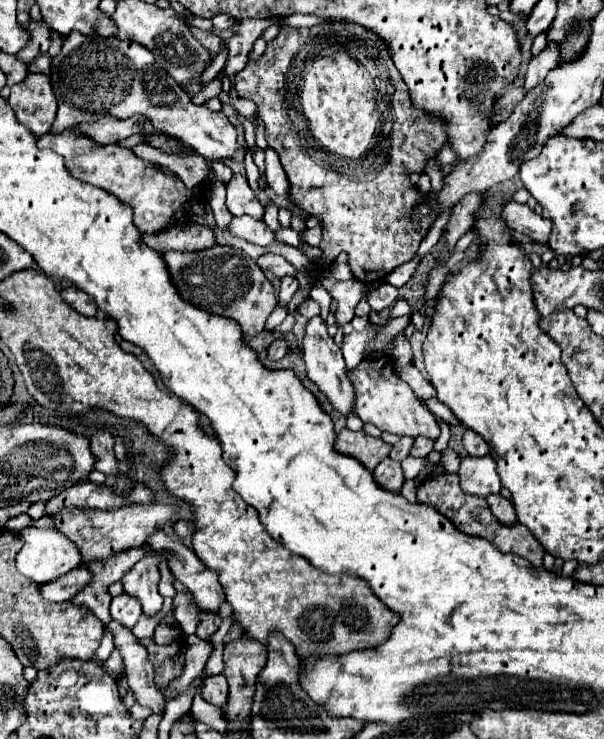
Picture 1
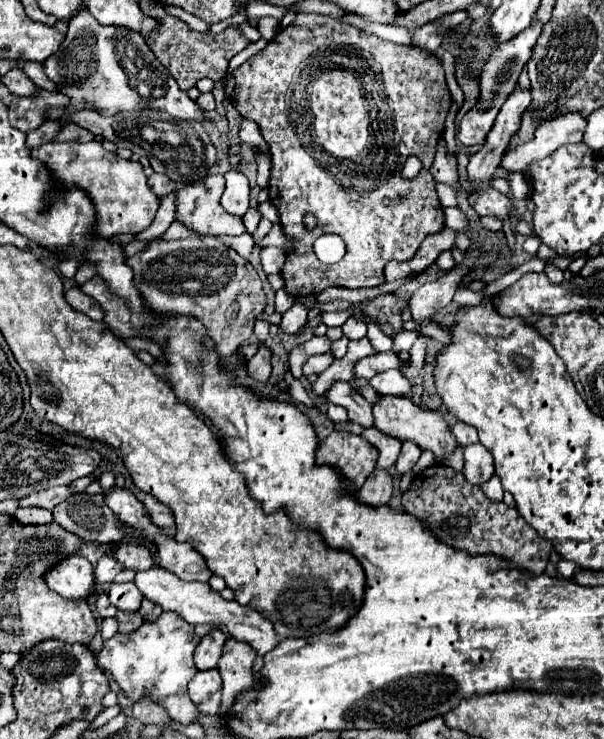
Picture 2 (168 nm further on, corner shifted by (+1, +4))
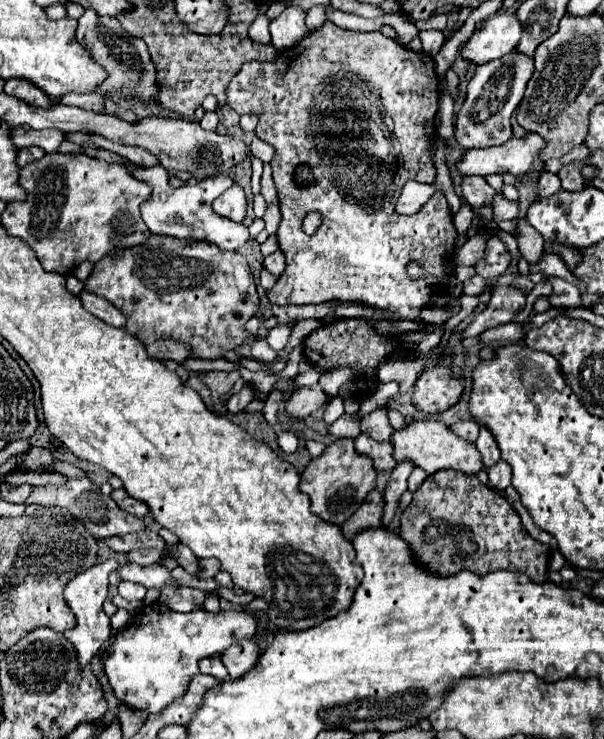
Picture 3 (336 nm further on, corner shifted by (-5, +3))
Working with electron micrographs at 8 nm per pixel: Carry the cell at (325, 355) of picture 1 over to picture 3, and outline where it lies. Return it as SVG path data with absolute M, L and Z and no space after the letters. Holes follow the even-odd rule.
M379 407L379 409L371 411L371 413L367 413L361 419L361 431L367 433L369 437L373 437L375 441L391 441L393 427L387 421L387 409Z

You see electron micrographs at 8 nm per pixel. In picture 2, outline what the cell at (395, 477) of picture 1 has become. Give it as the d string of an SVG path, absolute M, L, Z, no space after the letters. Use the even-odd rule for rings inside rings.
M375 468L373 474L371 474L371 476L365 480L365 484L361 486L361 490L355 494L355 498L357 498L357 502L361 502L361 504L369 504L369 506L377 508L377 506L389 504L391 494L393 494L391 476L389 476L385 470Z

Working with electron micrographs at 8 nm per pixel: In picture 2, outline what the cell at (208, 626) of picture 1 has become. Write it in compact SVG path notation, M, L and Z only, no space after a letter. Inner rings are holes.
M213 630L209 636L203 636L197 650L195 650L195 664L199 670L215 668L221 658L221 648L227 636L221 630Z

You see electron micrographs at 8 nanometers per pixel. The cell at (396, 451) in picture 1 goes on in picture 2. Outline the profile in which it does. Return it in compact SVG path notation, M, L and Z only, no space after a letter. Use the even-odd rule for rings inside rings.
M377 428L363 430L361 438L365 438L369 444L373 444L379 450L379 460L377 460L379 468L389 468L395 464L399 450L401 450L401 442L397 438L381 434Z

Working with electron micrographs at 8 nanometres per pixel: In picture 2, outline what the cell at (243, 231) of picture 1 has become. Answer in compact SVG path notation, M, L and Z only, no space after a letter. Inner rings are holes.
M151 174L149 176L149 188L159 196L167 196L171 192L177 194L177 204L175 204L175 220L185 224L187 228L191 228L193 232L201 234L201 236L239 236L245 232L245 226L243 226L243 220L233 216L233 214L227 214L223 210L223 206L219 204L219 198L223 194L223 186L225 186L225 178L221 174L217 176L205 176L203 180L197 180L197 182L189 182L189 184L177 184L173 180L169 180L167 176L163 174Z

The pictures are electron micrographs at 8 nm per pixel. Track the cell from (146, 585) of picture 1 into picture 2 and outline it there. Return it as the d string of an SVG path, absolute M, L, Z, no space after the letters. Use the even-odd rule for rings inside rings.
M119 542L117 546L113 546L111 552L119 562L123 562L125 568L131 568L135 572L141 570L149 570L153 566L153 558L149 548L139 546L139 544L129 544L129 542Z

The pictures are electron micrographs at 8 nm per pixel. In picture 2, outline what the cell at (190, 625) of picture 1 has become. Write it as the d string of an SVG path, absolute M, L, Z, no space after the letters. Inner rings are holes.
M151 566L149 570L141 572L141 574L135 574L135 584L139 586L139 590L143 592L143 596L147 596L149 600L157 602L163 610L171 610L171 612L177 612L183 620L187 620L189 624L197 626L197 624L207 624L207 622L215 622L219 624L223 630L227 630L233 638L241 640L241 642L247 642L249 646L255 648L257 652L257 658L255 658L255 666L253 666L253 674L255 678L259 680L261 674L261 664L263 664L263 656L265 652L273 650L279 642L275 630L273 630L273 624L257 614L253 608L245 608L241 604L237 604L235 600L227 602L221 598L221 594L213 592L209 588L209 584L203 584L203 582L183 582L179 580L177 576L169 574L165 568L161 566Z

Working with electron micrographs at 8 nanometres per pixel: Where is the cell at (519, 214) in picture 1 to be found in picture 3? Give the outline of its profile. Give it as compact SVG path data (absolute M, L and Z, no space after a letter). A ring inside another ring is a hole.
M463 177L463 197L473 209L491 207L497 191L485 181L485 177Z

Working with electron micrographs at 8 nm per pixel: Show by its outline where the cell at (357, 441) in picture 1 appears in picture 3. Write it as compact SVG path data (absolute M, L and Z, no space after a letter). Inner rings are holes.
M335 439L325 451L315 457L307 469L301 473L301 491L311 497L311 511L323 517L329 523L341 525L347 521L357 507L363 503L367 493L375 487L377 471L373 469L373 461L367 455L355 451L353 439Z

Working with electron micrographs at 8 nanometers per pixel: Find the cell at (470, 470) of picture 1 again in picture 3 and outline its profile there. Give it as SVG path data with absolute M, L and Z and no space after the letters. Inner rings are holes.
M481 427L481 433L479 433L479 439L475 441L475 445L477 445L477 451L479 451L481 457L483 457L483 467L485 467L485 469L489 469L489 467L493 467L493 465L499 463L501 455L499 455L497 443L495 443L493 435L491 435L487 429Z

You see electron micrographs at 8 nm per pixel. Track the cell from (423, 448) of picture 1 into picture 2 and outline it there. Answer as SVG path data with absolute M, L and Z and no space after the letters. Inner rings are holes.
M403 442L403 448L401 448L401 454L395 462L395 468L399 474L405 474L405 472L411 472L411 468L417 464L421 456L421 450L413 444L413 442Z

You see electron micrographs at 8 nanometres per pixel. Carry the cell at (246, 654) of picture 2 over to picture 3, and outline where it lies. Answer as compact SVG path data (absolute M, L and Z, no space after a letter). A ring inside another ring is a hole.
M253 639L239 641L239 643L231 645L227 651L223 651L221 661L227 667L229 677L239 679L241 675L249 673L257 665L257 661L259 661L259 645Z

